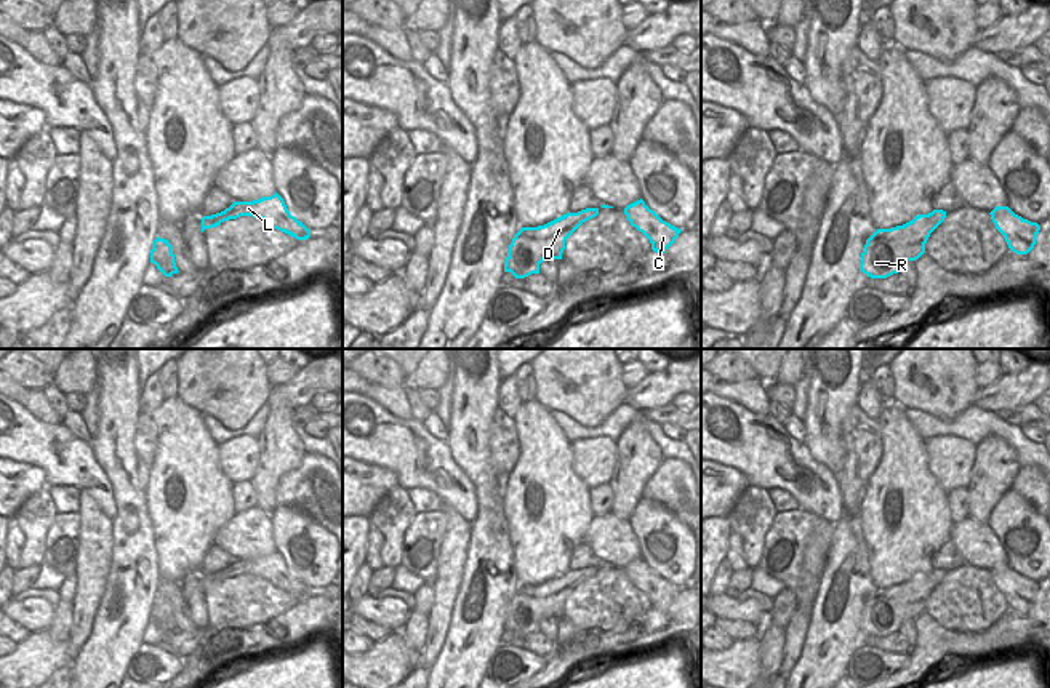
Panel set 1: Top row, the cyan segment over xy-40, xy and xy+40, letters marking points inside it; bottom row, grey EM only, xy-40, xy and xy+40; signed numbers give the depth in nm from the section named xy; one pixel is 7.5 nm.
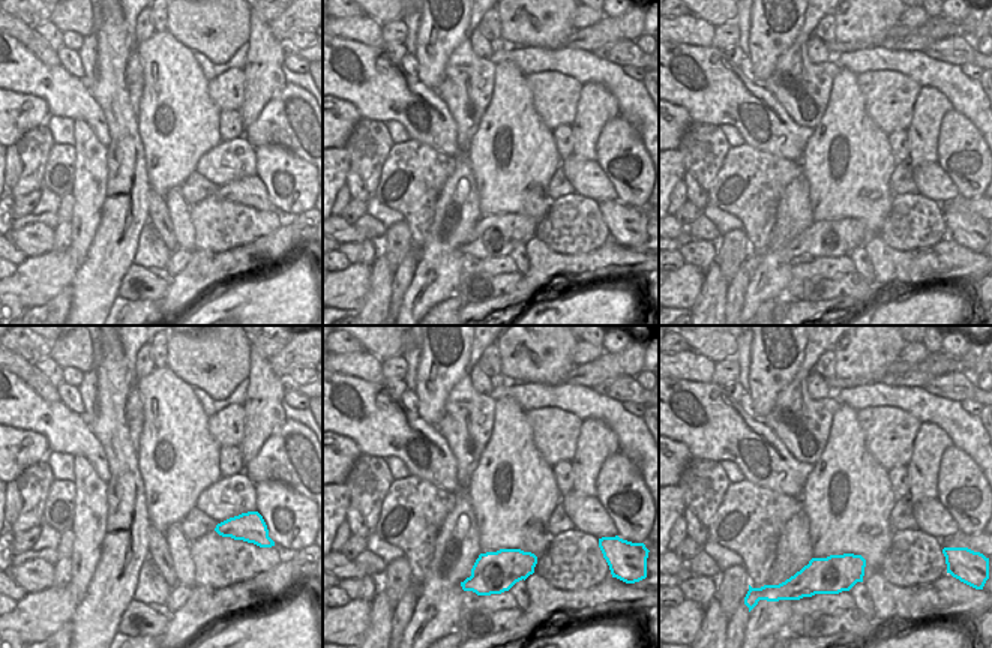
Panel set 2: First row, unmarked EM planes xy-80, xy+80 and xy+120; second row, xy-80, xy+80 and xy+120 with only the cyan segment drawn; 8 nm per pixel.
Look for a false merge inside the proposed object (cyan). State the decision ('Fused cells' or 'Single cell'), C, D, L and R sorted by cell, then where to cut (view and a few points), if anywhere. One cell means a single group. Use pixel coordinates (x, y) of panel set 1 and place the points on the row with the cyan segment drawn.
Single cell. Groups: C D L R. No split

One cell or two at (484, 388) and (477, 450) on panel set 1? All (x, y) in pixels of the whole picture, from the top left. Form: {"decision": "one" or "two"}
{"decision": "one"}

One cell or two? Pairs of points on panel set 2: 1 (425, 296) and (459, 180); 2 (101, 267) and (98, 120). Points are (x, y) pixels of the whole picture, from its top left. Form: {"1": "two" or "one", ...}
{"1": "one", "2": "two"}

